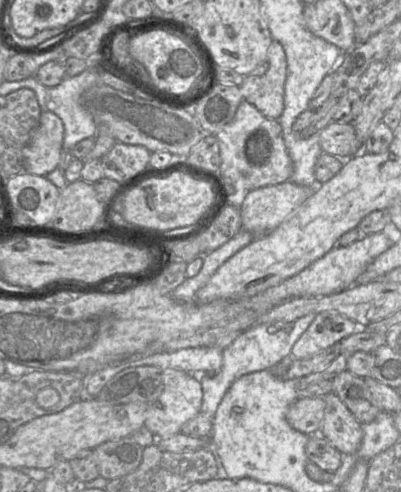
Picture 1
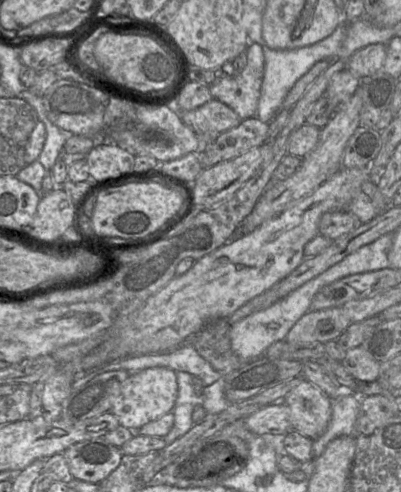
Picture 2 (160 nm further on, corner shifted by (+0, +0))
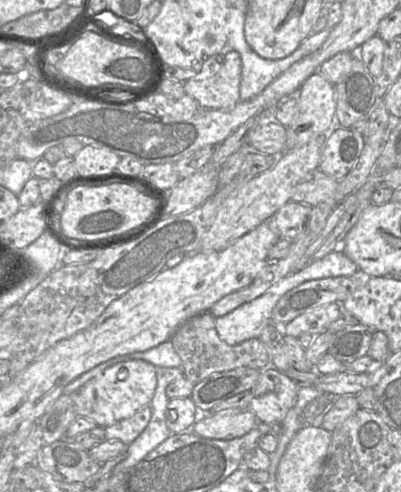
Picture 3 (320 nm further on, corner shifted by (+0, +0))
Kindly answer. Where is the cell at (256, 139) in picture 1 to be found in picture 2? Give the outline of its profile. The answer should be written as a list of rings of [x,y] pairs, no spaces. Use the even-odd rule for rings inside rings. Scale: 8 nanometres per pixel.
[[[216,99],[196,109],[179,112],[182,121],[203,140],[205,146],[222,132],[242,122],[242,118],[233,109]]]

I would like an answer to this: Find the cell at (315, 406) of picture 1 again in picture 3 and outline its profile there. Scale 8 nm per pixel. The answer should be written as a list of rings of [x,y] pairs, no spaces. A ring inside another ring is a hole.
[[[246,409],[206,416],[197,420],[190,430],[203,438],[230,440],[247,434],[257,424],[255,414]]]

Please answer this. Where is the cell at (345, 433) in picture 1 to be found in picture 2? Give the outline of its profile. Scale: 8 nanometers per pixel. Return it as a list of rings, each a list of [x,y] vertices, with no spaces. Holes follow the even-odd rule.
[[[302,379],[282,402],[290,409],[293,431],[313,441],[326,431],[332,415],[331,399],[315,385]]]

